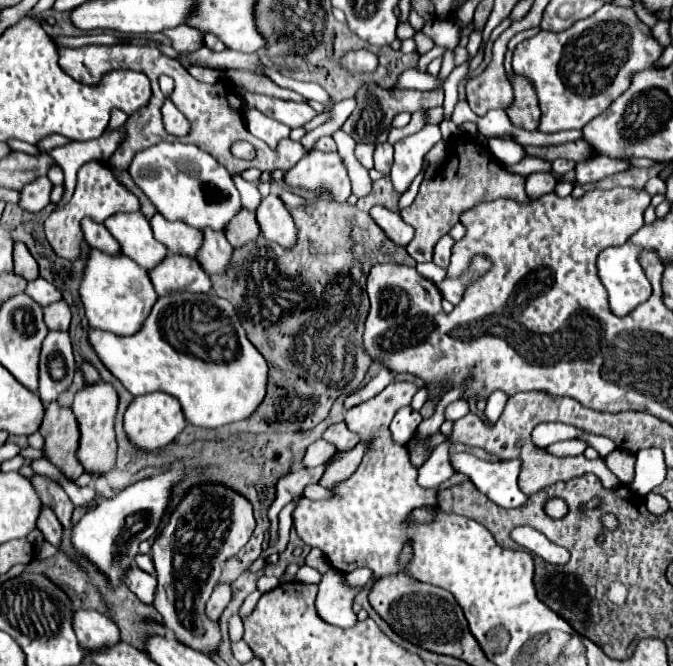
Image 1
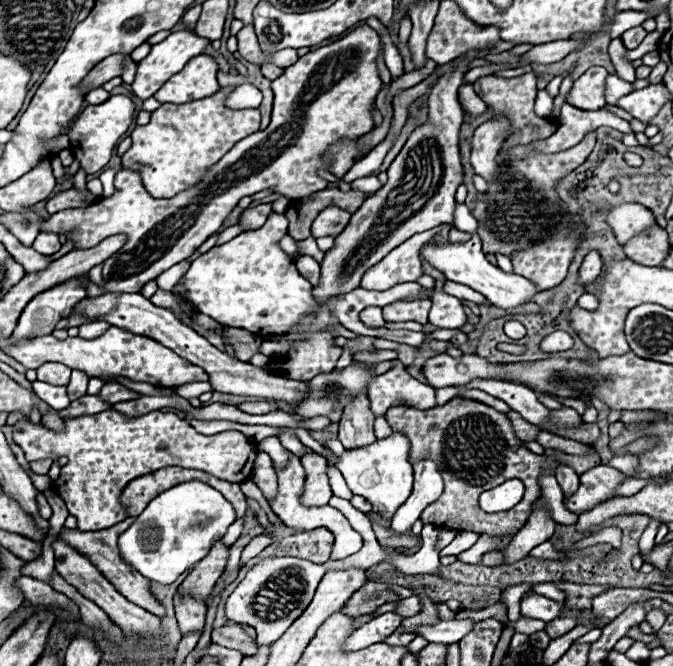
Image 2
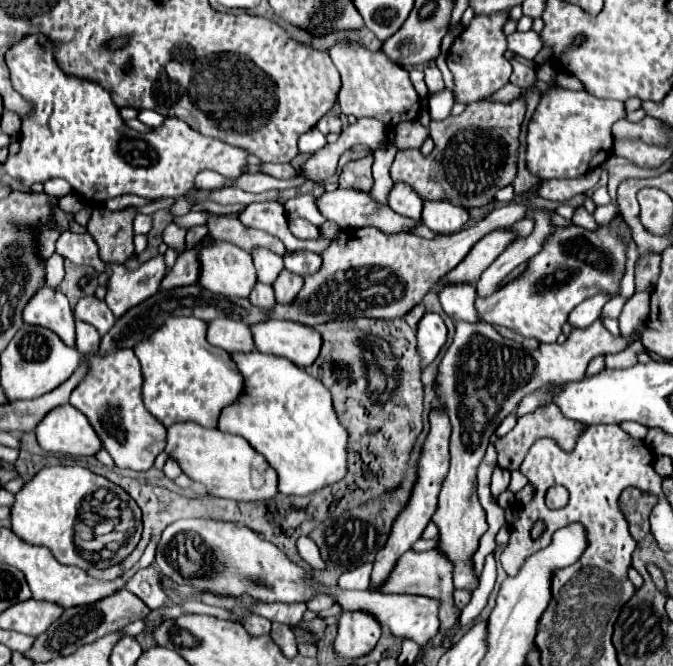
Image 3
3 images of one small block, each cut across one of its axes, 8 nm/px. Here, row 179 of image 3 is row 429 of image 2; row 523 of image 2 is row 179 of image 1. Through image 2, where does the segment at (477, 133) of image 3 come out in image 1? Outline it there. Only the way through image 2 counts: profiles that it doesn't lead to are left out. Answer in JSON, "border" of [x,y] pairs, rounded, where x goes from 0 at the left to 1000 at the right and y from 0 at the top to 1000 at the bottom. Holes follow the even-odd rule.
{"border":[[[689,201],[681,207],[689,210],[686,219],[666,219],[663,243],[657,246],[654,258],[645,267],[630,267],[618,300],[594,318],[597,330],[618,345],[612,366],[603,372],[603,378],[618,393],[639,393],[645,369],[681,333],[684,318],[707,309],[710,303],[728,303],[737,297],[785,303],[785,294],[779,288],[779,264],[755,258],[710,210],[692,210]]]}

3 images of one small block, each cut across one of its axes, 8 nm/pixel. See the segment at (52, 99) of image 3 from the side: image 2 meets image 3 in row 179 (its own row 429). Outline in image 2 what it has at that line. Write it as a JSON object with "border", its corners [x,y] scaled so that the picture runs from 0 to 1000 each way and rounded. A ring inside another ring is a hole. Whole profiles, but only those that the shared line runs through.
{"border":[[[155,616],[146,622],[98,628],[95,646],[89,646],[89,649],[71,646],[62,634],[48,637],[45,628],[24,634],[18,643],[21,643],[18,658],[24,667],[33,670],[33,676],[39,679],[39,688],[45,688],[45,691],[89,688],[89,685],[101,688],[101,697],[91,703],[89,713],[80,722],[79,731],[83,742],[98,754],[101,769],[116,778],[116,793],[122,799],[128,799],[128,796],[137,799],[137,793],[163,793],[166,787],[187,781],[190,772],[175,754],[175,745],[178,745],[175,739],[181,739],[184,730],[205,715],[223,712],[223,709],[238,706],[244,700],[270,700],[270,703],[303,706],[303,709],[309,709],[327,721],[363,724],[366,718],[371,718],[374,697],[377,697],[377,688],[383,682],[380,667],[371,664],[354,646],[333,646],[333,649],[324,649],[315,655],[303,655],[303,652],[294,652],[276,631],[264,628],[262,622],[238,619],[238,616],[226,616],[226,619],[202,625],[202,628],[187,628],[184,622],[178,622],[172,616]]]}

